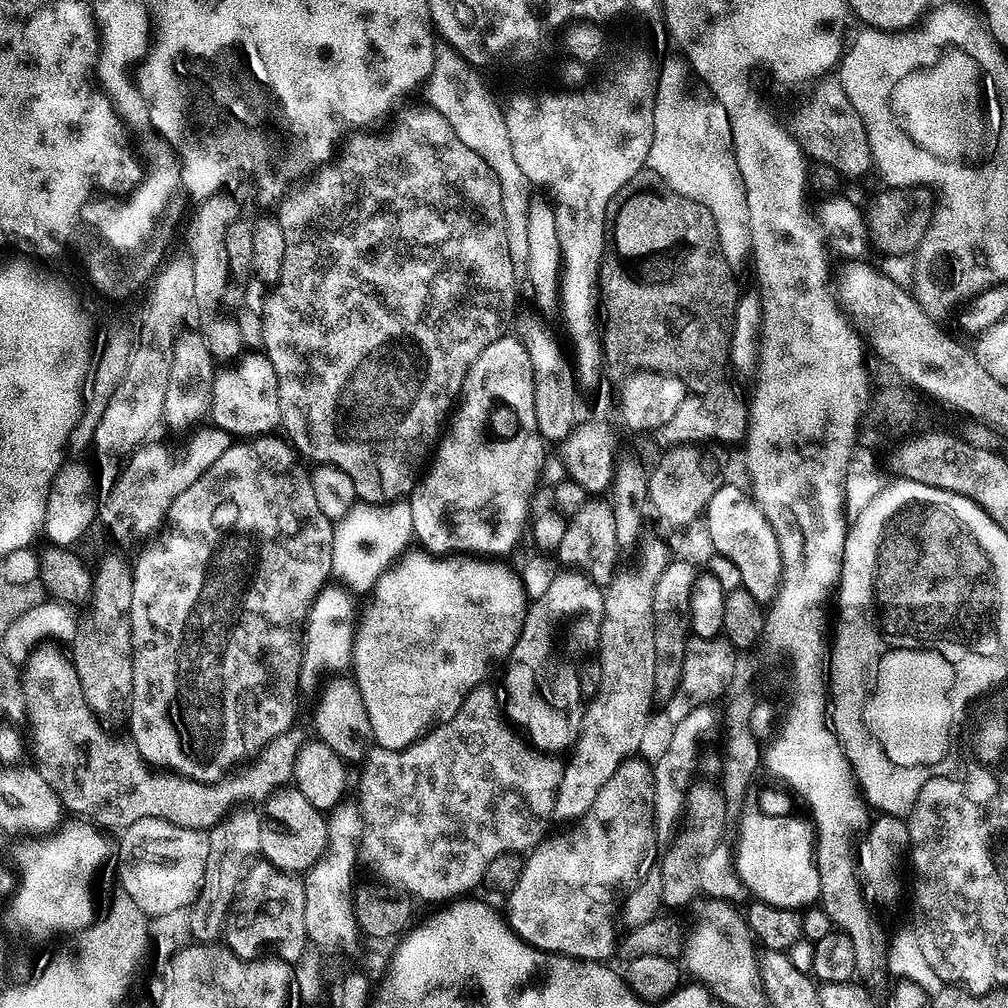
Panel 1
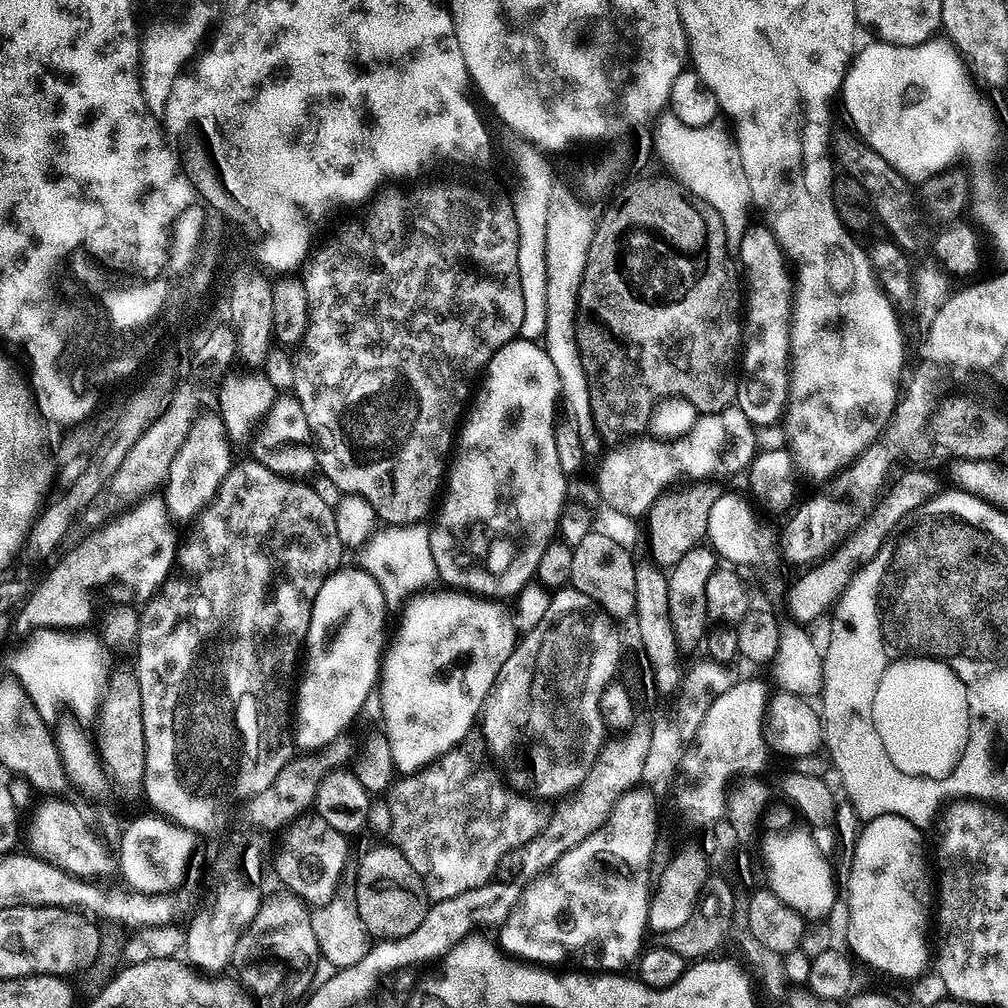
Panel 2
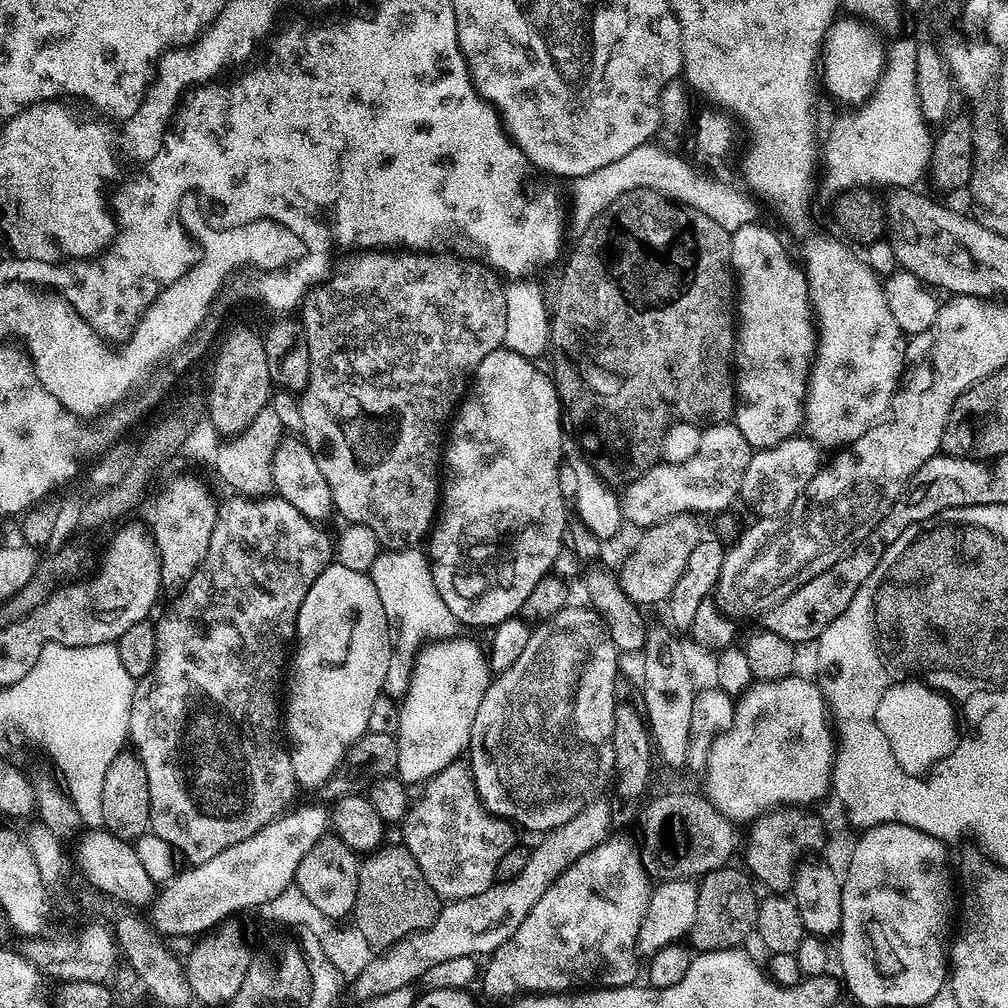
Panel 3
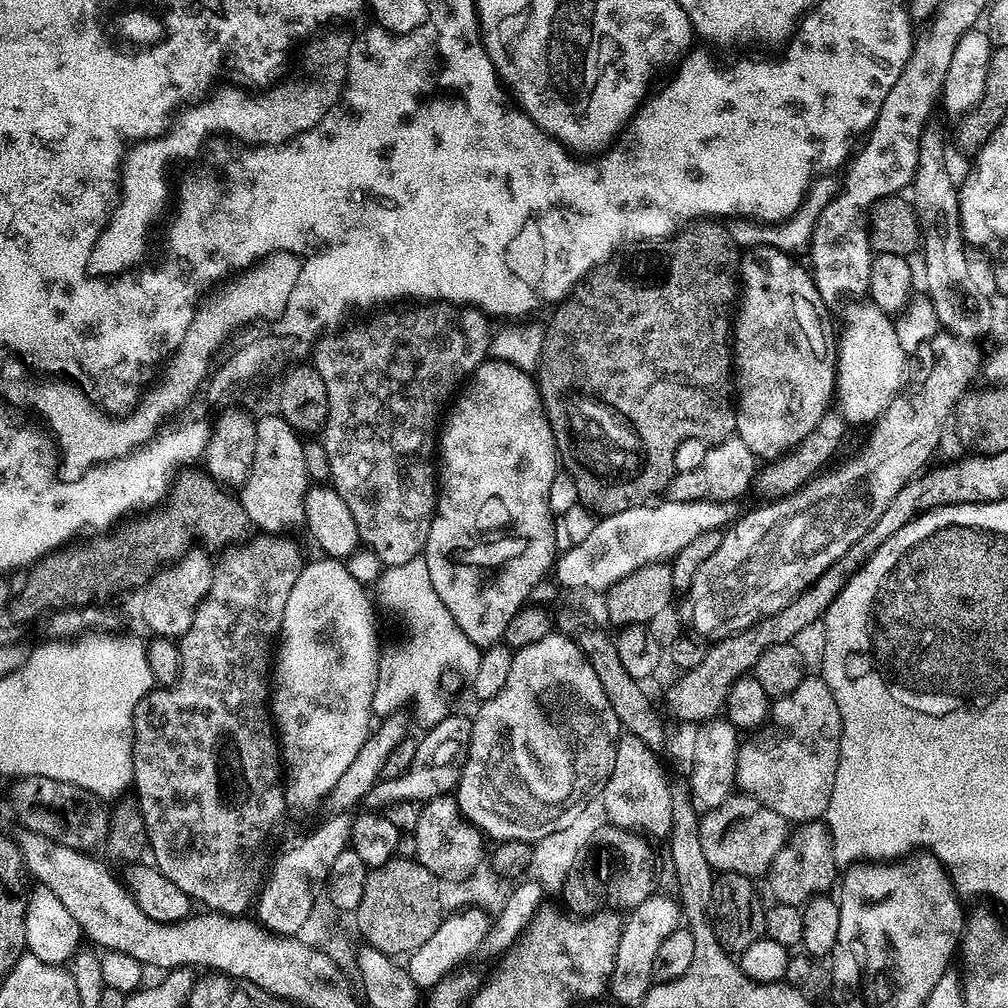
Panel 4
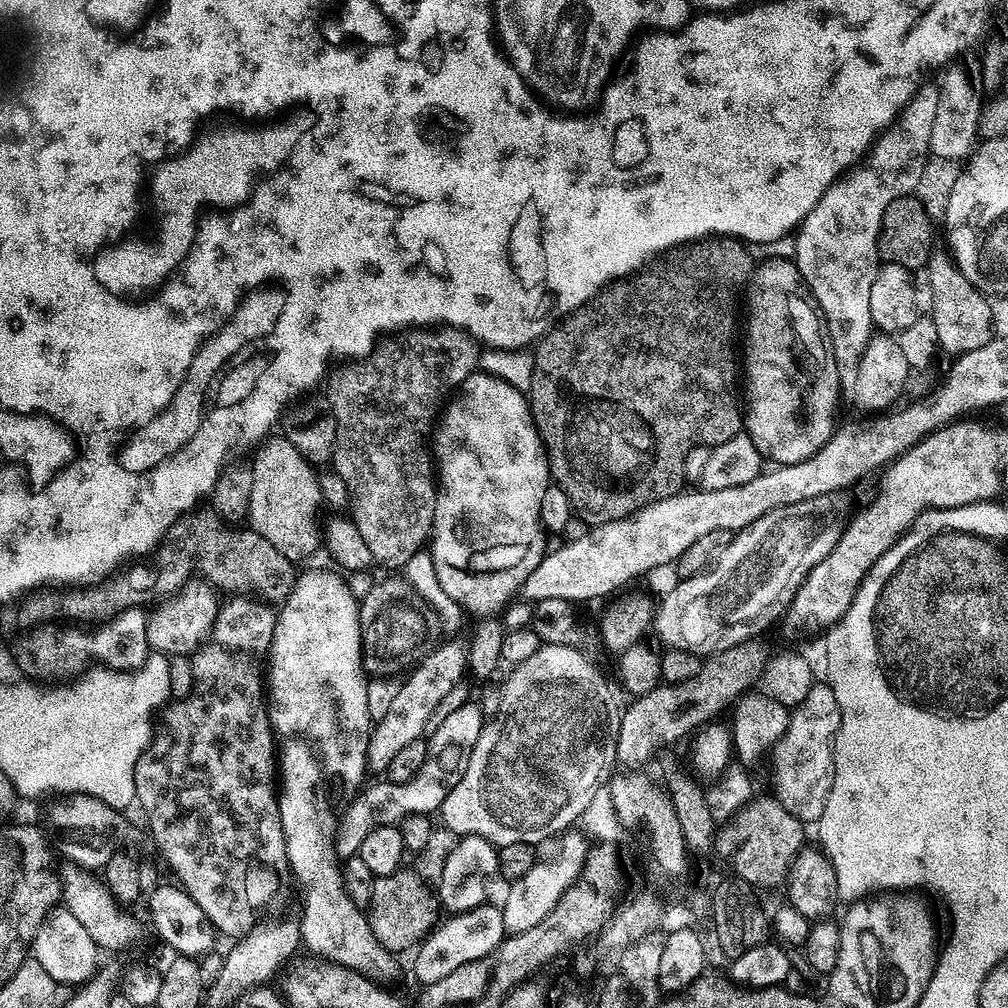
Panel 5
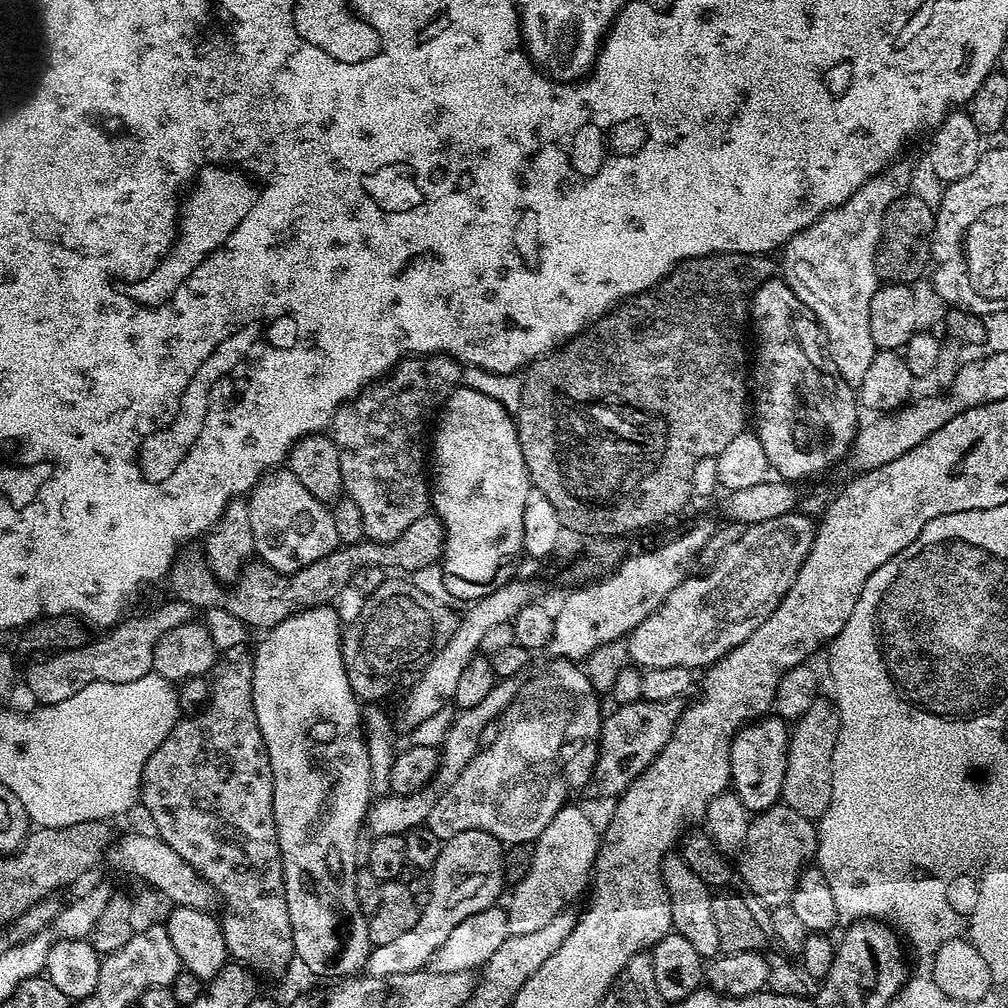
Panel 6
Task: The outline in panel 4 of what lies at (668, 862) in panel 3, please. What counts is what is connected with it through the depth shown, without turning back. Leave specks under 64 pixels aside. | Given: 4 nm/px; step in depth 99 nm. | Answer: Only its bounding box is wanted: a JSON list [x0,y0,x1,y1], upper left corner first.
[700,794,790,878]

